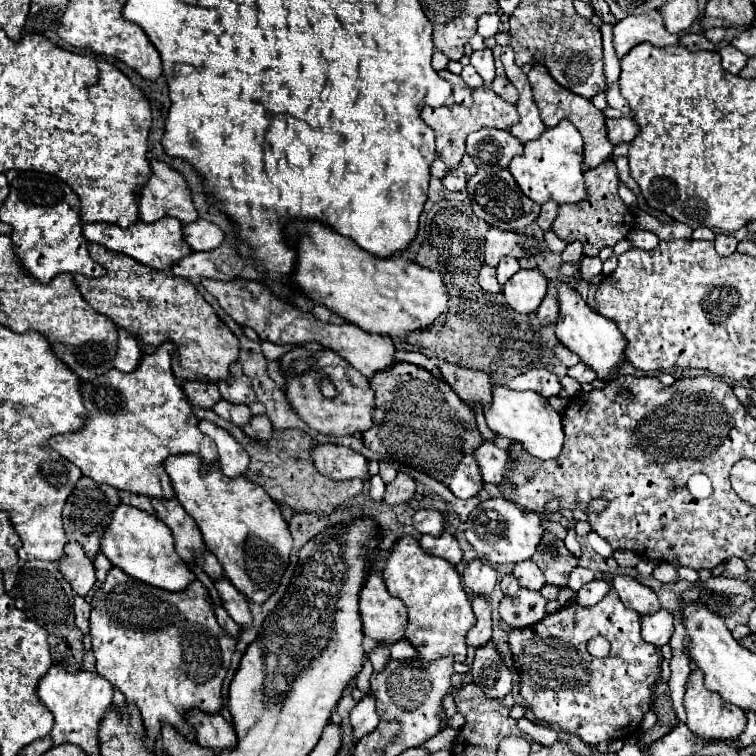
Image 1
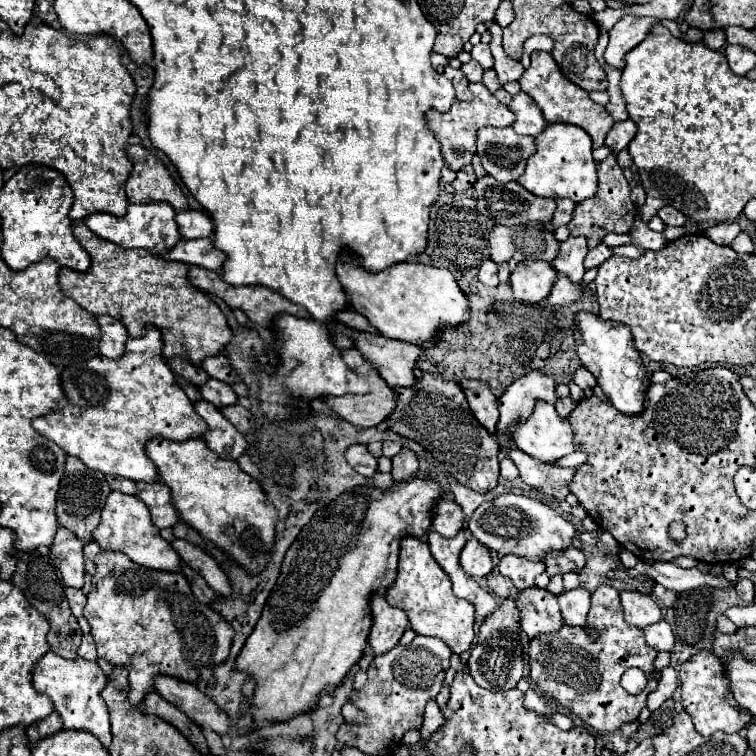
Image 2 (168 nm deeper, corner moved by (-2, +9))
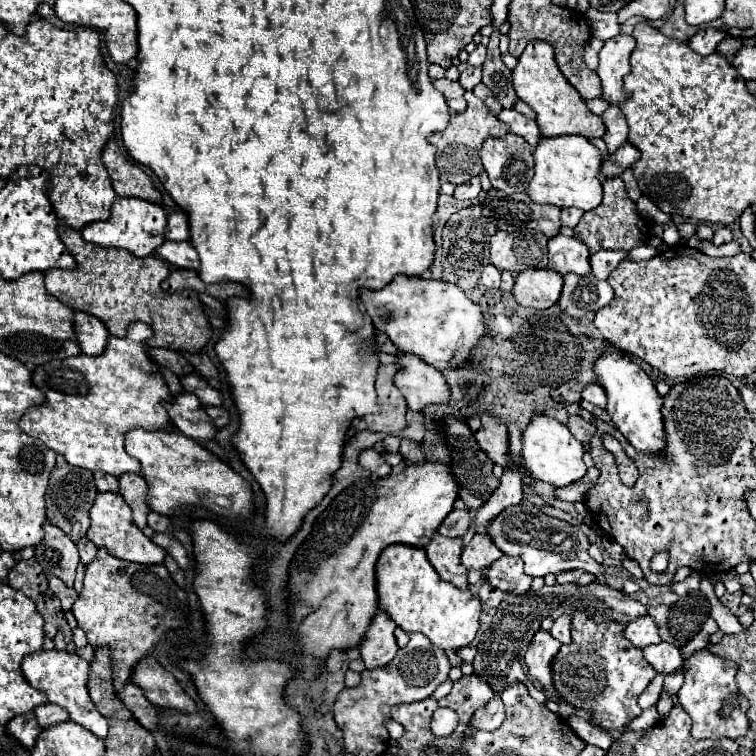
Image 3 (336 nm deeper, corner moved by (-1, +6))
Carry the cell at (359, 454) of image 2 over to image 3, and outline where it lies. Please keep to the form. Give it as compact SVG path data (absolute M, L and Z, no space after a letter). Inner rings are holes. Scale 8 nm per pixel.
M365 450L365 452L361 454L361 458L359 458L359 464L361 464L363 468L371 470L373 474L377 474L379 478L389 476L389 472L391 472L391 466L389 466L389 464L383 460L383 456L381 456L379 452L375 452L375 450Z

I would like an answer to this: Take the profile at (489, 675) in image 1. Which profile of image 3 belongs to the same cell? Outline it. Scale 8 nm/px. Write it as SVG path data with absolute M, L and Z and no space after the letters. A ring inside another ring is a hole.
M593 582L591 586L571 586L571 584L555 584L555 586L543 586L541 590L533 592L527 590L527 594L509 594L499 606L493 616L491 628L483 632L481 642L477 646L477 656L473 660L475 674L489 682L489 686L499 692L503 686L509 686L511 682L525 680L523 670L523 654L527 652L527 646L531 644L531 638L535 630L539 630L539 624L543 618L557 618L561 614L573 614L573 612L585 612L595 622L621 622L629 624L641 616L647 614L647 608L637 602L635 598L607 586Z

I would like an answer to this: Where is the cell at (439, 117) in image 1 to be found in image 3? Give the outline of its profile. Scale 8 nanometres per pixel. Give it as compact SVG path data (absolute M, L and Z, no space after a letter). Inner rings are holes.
M465 92L465 100L467 100L467 110L463 114L453 114L449 120L449 126L431 136L431 144L437 146L435 160L437 160L441 180L447 180L455 186L465 184L469 178L479 176L483 172L483 164L479 158L479 150L481 150L483 142L491 136L501 138L509 132L507 126L503 126L503 122L499 122L497 116L491 114L477 96L473 96L471 92Z

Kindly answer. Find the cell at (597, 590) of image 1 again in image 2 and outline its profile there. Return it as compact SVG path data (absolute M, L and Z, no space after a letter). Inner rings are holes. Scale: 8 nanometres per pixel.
M578 587L578 589L570 589L570 591L560 593L558 605L560 605L560 613L562 613L564 623L584 625L588 609L590 609L590 597L592 597L592 591L586 587Z

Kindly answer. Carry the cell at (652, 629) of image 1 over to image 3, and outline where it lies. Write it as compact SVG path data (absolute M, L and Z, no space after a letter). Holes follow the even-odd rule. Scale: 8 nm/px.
M661 642L659 646L647 646L643 650L647 662L659 672L659 674L675 674L683 666L683 658L679 648L671 646L669 642Z

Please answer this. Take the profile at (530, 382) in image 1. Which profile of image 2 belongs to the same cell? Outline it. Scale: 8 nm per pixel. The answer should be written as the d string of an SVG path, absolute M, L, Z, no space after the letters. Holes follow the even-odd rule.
M528 371L526 375L514 379L500 397L500 421L498 421L498 443L504 445L502 437L508 435L508 423L522 419L532 411L532 403L544 399L556 403L556 383L552 375L544 371Z

